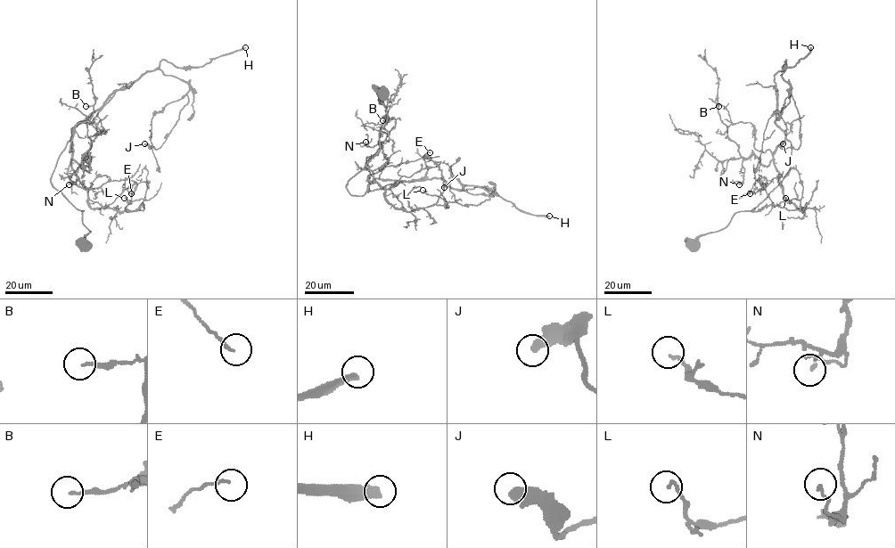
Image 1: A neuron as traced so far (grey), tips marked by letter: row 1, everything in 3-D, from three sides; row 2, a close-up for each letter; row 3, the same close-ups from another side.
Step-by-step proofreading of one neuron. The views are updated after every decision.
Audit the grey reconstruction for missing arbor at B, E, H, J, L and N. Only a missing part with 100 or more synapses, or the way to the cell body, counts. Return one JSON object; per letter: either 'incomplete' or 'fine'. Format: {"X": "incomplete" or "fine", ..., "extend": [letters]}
{"B": "fine", "E": "fine", "H": "incomplete", "J": "fine", "L": "fine", "N": "fine", "extend": ["H"]}

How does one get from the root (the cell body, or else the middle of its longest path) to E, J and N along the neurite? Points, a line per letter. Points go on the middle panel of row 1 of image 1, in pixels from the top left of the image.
E: (383, 93), (387, 120), (379, 131), (380, 151), (348, 182), (348, 191), (363, 195), (376, 168), (430, 152)
J: (383, 93), (380, 151), (348, 191), (363, 195), (375, 179), (441, 178), (491, 195), (462, 205), (444, 187)
N: (383, 93), (380, 151), (348, 182), (351, 195), (363, 195), (387, 161), (379, 144), (365, 142)

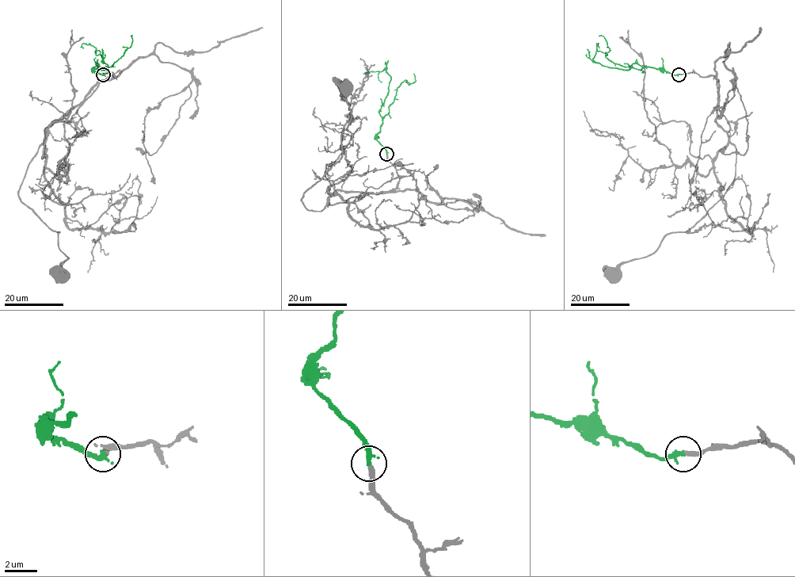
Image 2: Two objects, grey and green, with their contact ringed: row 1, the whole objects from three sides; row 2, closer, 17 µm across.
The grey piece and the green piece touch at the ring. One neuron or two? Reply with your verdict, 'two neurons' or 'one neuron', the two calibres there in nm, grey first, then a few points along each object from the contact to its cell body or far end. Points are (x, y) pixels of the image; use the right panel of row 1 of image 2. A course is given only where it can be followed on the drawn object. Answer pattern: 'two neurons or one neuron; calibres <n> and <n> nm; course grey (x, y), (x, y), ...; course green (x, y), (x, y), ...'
one neuron; calibres 280 and 280 nm; course grey (679, 74), (717, 80), (716, 120), (736, 148), (736, 174), (690, 229), (667, 233), (652, 253), (612, 275); course green (679, 74), (637, 63), (628, 70), (601, 65), (593, 59), (597, 43), (599, 47)

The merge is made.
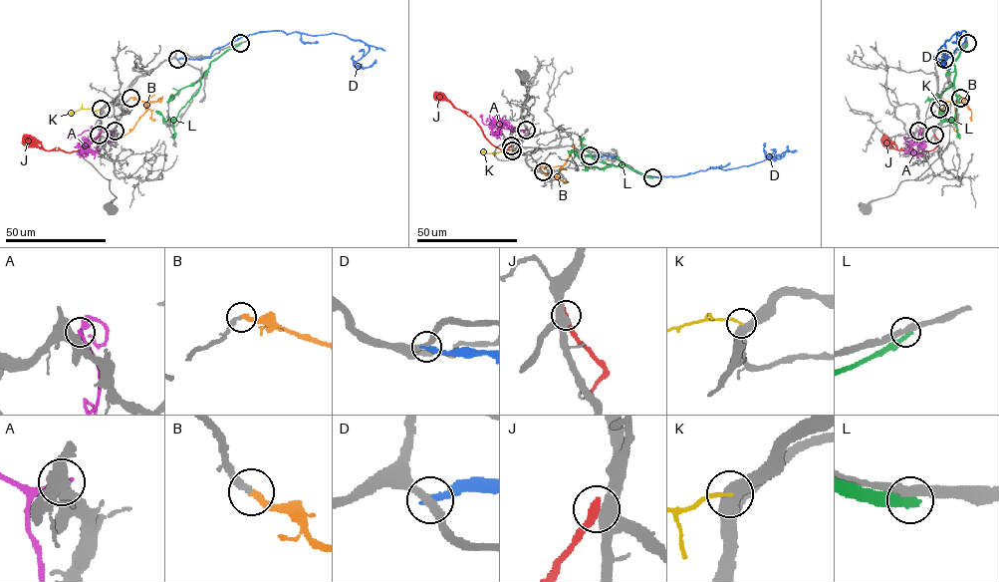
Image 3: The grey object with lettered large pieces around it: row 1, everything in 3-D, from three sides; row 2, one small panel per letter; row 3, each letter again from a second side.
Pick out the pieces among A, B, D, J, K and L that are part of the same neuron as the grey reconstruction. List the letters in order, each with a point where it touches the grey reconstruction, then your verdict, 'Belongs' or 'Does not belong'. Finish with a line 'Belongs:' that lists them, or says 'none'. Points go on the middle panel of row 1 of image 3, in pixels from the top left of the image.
A: Touches grey at (526, 130). Does not belong
B: Touches grey at (543, 171). Belongs
D: Touches grey at (590, 155). Does not belong
J: Touches grey at (511, 145). Does not belong
K: Touches grey at (512, 150). Does not belong
L: Touches grey at (652, 177). Does not belong
Belongs: B

